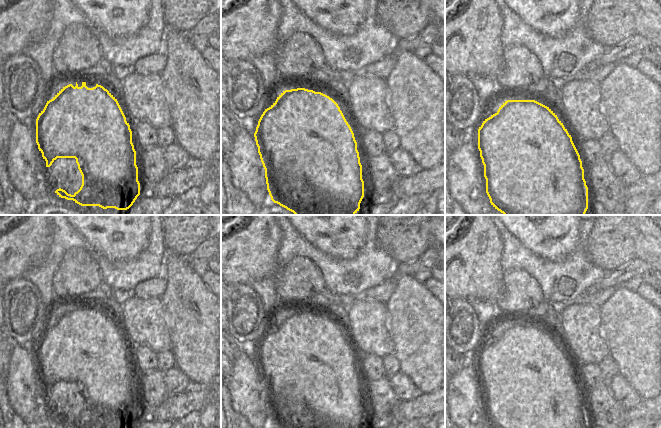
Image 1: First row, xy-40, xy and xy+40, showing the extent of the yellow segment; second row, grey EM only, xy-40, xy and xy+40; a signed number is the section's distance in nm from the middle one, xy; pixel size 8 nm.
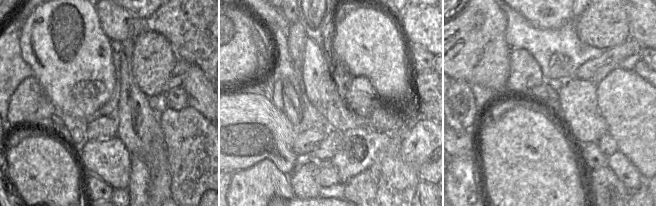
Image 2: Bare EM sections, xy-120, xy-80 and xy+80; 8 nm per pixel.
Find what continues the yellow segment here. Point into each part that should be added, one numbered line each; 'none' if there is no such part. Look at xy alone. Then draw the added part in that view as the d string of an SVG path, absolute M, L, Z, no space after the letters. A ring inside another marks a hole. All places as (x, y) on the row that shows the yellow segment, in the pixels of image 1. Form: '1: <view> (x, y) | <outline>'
1: xy (244, 138) | M240 126L238 133L233 139L232 151L228 159L228 162L234 163L235 168L241 162L244 147L246 148L246 155L249 160L261 162L255 137L251 129L246 126Z

